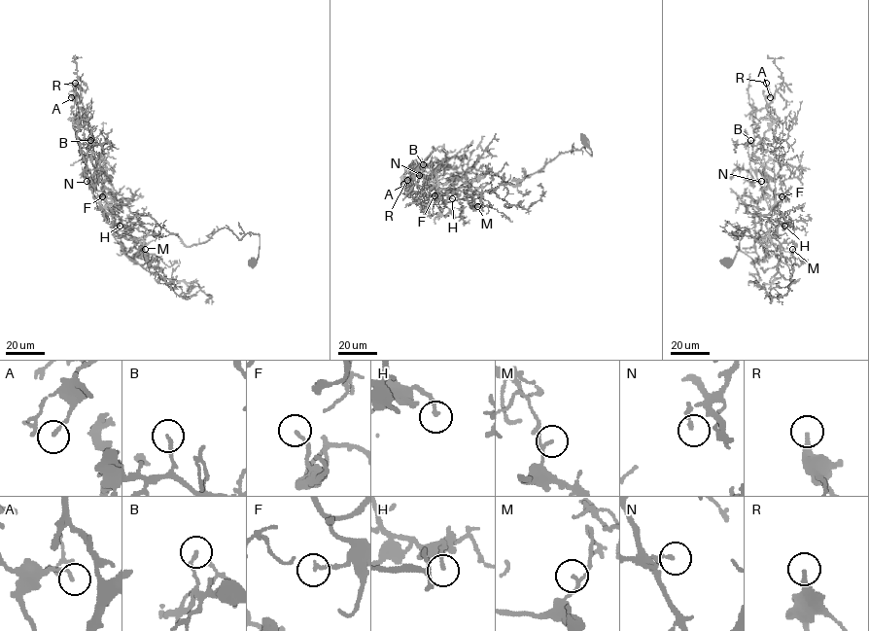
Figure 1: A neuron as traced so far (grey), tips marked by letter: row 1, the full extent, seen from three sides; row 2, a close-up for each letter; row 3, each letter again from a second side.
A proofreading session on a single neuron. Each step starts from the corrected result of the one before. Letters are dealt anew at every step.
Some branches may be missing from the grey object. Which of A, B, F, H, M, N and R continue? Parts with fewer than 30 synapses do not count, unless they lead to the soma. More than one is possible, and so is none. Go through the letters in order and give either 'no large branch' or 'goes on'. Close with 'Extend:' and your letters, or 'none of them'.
A: no large branch
B: no large branch
F: no large branch
H: no large branch
M: no large branch
N: no large branch
R: goes on
Extend: R

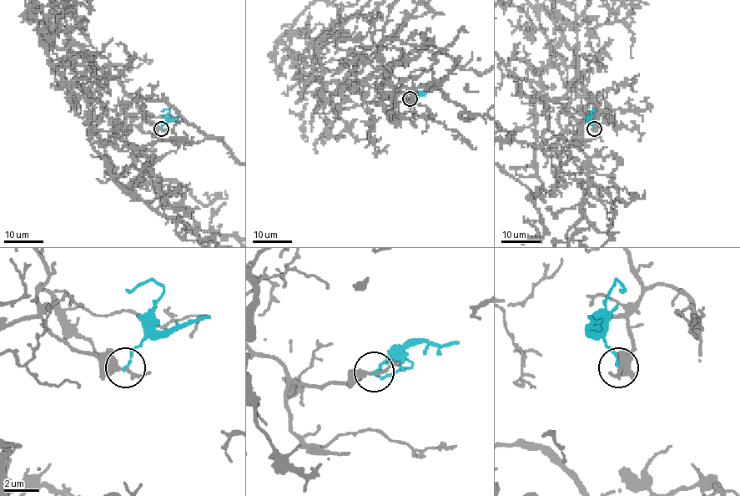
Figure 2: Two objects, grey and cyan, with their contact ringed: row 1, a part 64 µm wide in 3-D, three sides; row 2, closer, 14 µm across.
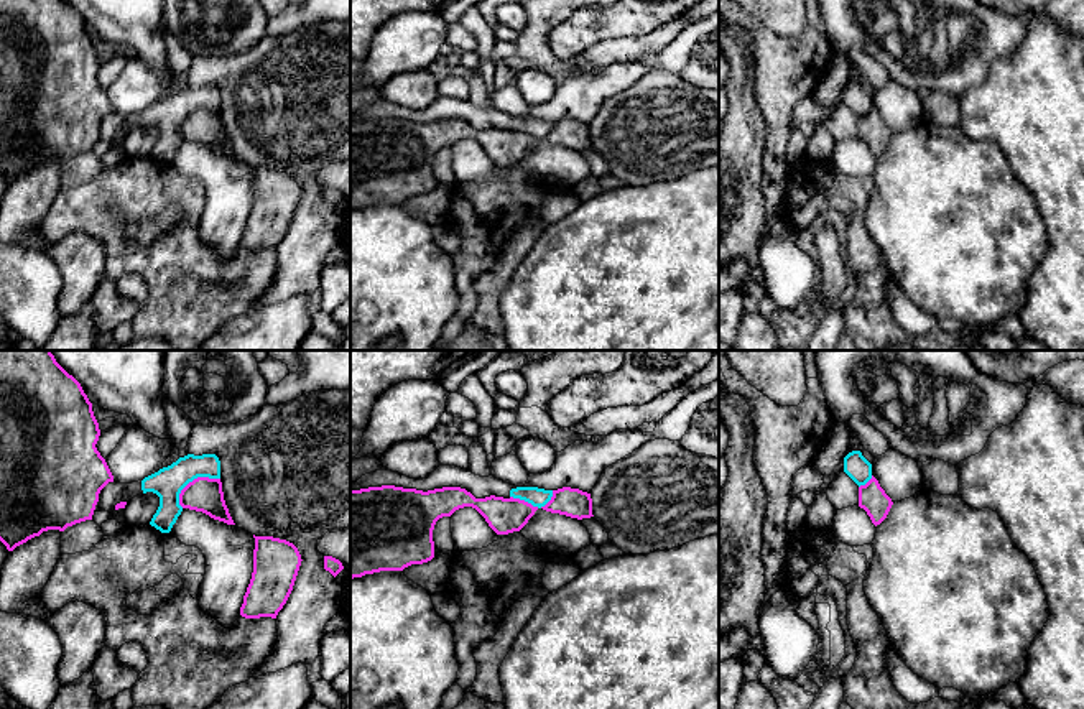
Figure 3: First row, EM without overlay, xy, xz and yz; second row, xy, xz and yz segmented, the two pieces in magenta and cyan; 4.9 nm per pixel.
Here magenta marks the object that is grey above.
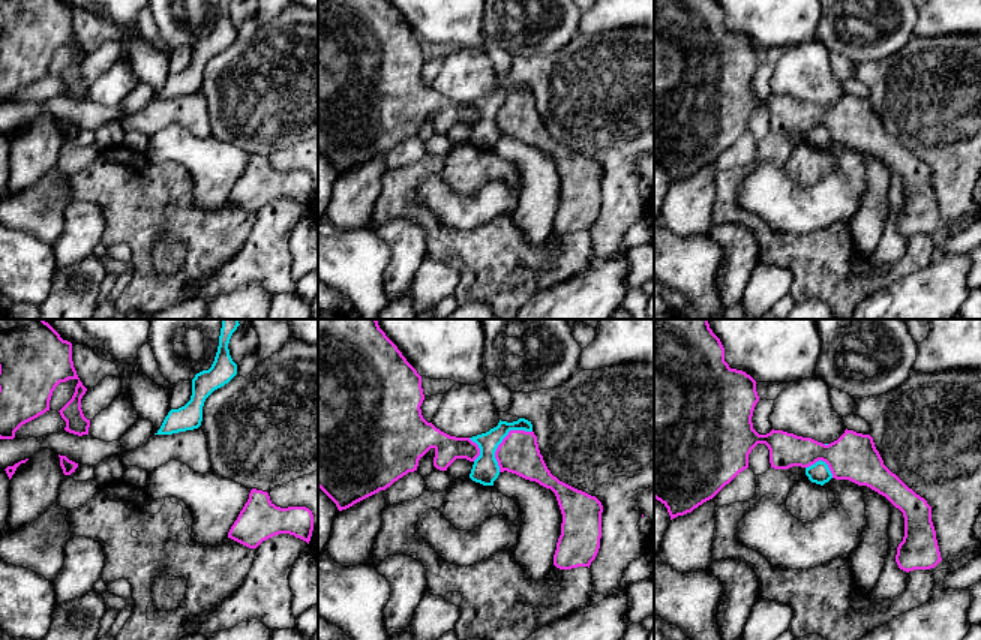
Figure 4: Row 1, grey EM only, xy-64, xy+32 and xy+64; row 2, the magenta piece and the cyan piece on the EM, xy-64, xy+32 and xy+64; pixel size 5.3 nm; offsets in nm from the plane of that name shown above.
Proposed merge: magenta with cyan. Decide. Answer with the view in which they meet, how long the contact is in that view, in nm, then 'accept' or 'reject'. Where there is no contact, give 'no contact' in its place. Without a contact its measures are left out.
xy | 240 nm | reject

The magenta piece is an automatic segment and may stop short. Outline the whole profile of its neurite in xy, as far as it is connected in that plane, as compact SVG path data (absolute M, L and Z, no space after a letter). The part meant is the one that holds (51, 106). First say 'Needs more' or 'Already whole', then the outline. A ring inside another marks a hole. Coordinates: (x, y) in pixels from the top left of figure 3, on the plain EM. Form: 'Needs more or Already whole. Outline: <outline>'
Already whole. Outline: M0 0L0 173L8 183L43 163L92 151L100 122L113 114L95 79L99 67L92 35L64 0Z

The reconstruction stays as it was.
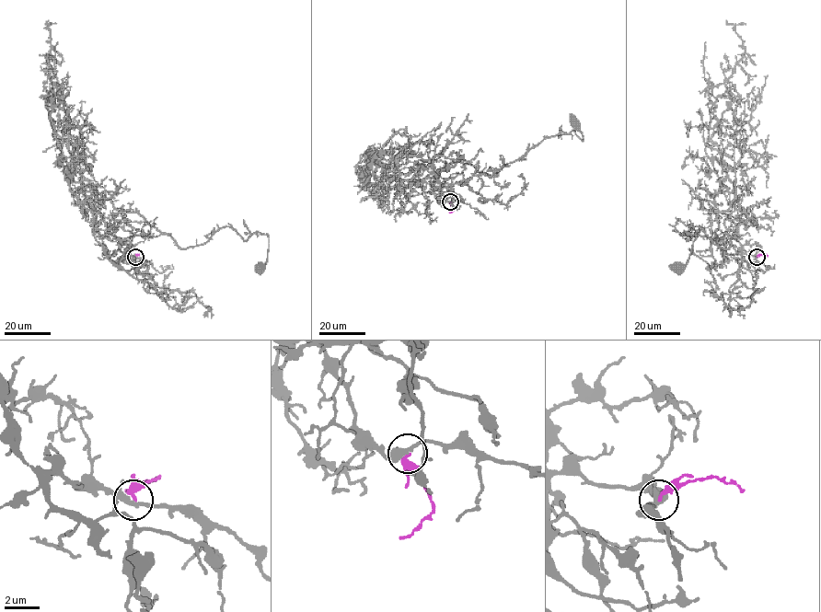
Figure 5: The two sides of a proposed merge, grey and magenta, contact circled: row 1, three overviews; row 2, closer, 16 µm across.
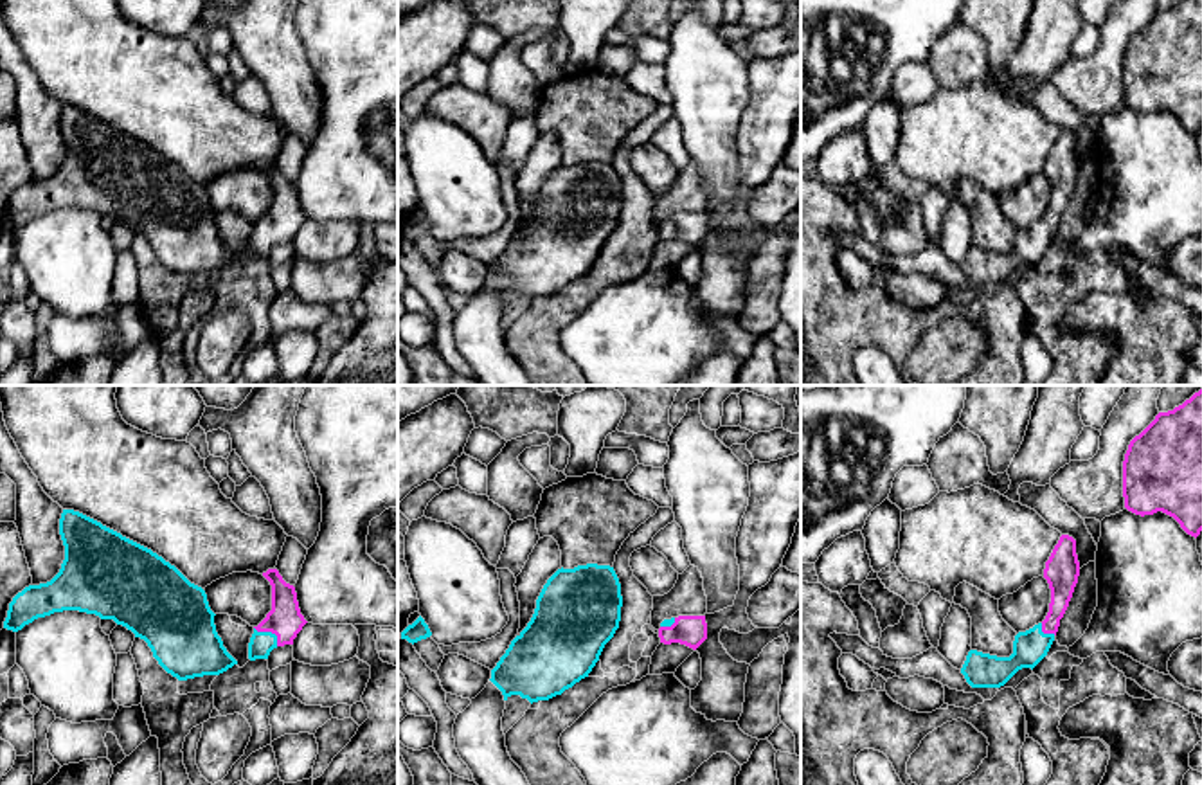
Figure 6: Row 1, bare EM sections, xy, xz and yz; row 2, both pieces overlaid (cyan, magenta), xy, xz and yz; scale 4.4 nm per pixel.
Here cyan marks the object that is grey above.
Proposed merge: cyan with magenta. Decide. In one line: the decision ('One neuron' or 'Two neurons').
One neuron

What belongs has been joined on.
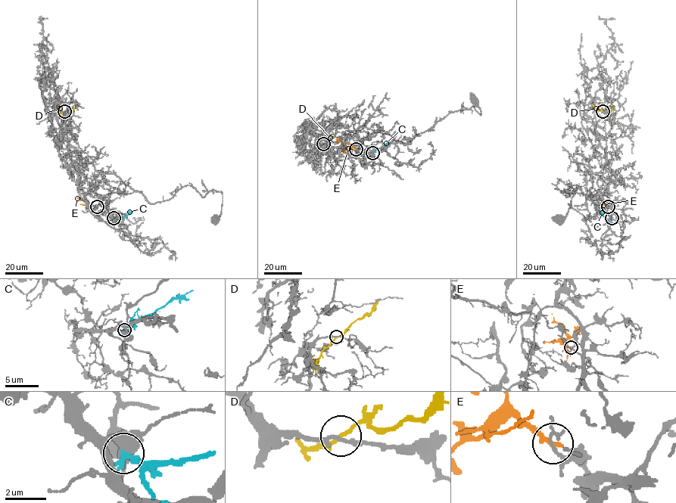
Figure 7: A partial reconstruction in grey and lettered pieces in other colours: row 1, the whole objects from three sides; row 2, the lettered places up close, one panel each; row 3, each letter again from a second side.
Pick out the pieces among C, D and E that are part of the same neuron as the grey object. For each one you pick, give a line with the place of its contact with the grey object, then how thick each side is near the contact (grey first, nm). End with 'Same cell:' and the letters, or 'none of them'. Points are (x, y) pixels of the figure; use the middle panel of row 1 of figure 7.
Same cell: none of them

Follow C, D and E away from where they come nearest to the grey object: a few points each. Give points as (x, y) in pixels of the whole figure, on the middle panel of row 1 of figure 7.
C: (372, 152), (392, 141)
D: (323, 144), (335, 133)
E: (356, 149), (350, 147), (348, 148), (336, 140)

